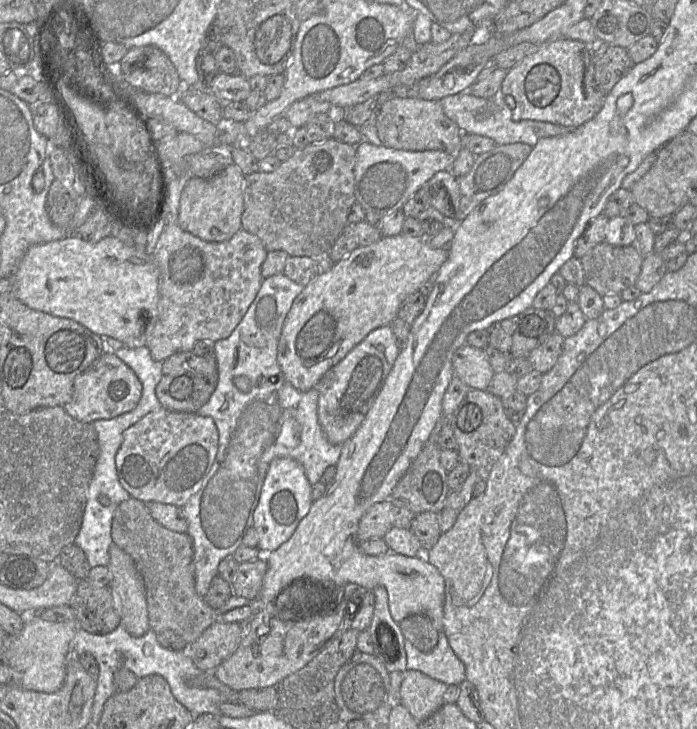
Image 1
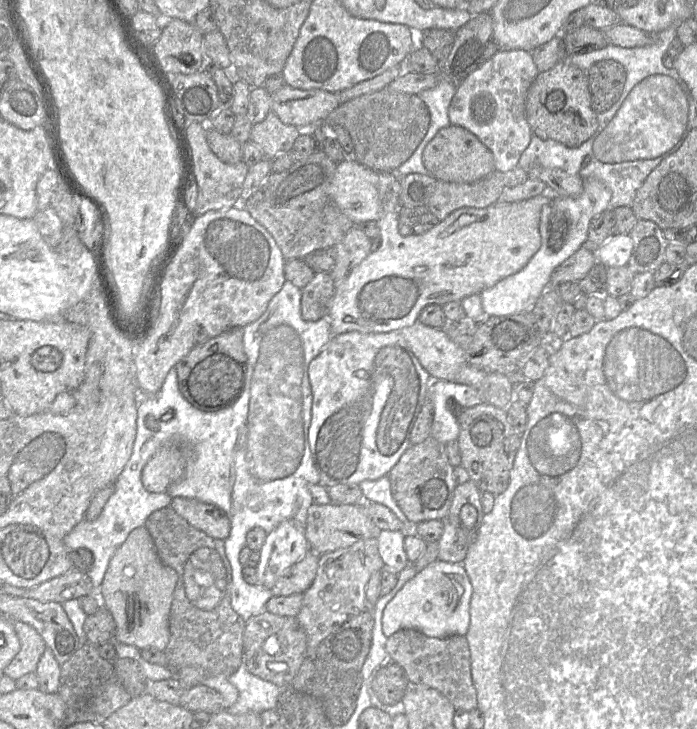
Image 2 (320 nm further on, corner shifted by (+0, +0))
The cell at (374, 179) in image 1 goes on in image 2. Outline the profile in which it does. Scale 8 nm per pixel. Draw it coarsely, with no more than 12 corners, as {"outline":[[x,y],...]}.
{"outline":[[337,164],[334,203],[354,225],[379,221],[380,173]]}

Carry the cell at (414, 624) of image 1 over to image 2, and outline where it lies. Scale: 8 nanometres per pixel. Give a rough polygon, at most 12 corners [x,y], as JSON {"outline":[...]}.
{"outline":[[414,629],[387,638],[411,685],[478,708],[466,636]]}

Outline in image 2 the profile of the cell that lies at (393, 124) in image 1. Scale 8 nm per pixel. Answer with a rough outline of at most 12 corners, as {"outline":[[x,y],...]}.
{"outline":[[467,129],[437,132],[423,163],[438,181],[473,183],[495,171]]}

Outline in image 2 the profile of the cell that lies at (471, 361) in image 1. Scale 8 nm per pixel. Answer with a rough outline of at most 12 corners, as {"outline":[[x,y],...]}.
{"outline":[[416,322],[400,333],[432,380],[468,365],[444,329]]}

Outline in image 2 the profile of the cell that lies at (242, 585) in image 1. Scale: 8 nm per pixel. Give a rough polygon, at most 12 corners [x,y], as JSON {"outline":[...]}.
{"outline":[[307,554],[276,581],[273,596],[303,594],[313,583],[319,554]]}

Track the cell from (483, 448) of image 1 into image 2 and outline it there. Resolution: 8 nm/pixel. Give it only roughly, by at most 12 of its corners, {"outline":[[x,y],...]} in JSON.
{"outline":[[455,404],[461,466],[481,492],[510,483],[521,436],[506,409]]}

